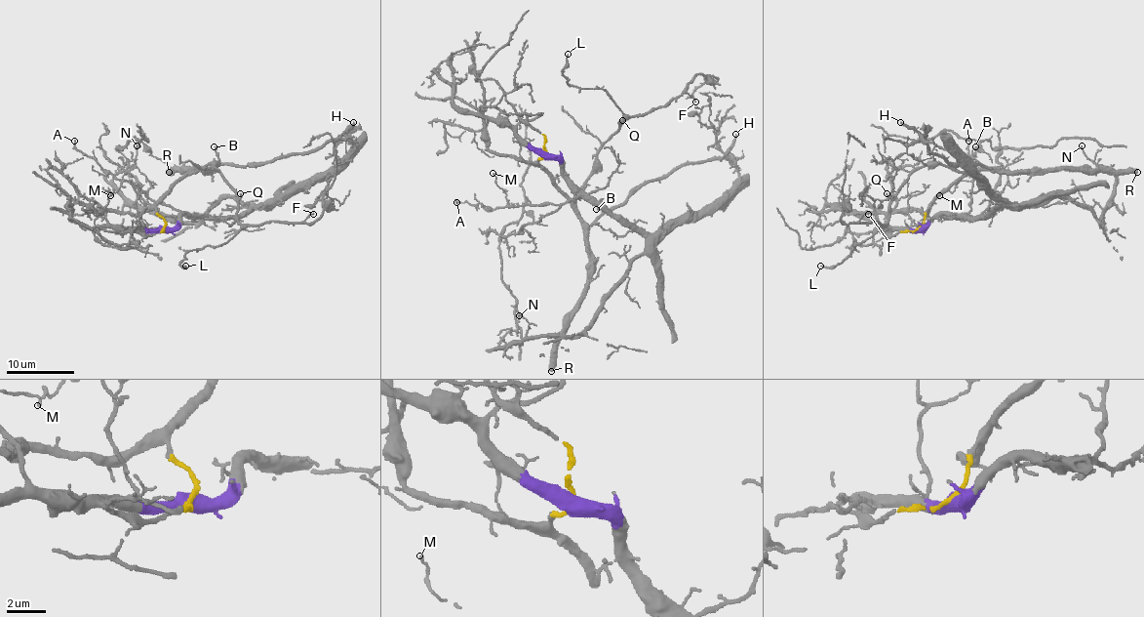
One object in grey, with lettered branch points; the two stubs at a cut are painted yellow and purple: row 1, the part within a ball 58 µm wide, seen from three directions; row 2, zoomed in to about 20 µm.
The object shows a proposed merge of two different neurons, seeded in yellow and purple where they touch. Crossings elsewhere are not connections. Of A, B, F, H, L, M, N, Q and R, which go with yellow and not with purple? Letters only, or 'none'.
B, F, H, L, Q, R

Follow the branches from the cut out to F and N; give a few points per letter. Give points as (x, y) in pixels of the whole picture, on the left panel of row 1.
F: (163, 228), (165, 220), (156, 204), (179, 179), (209, 164), (234, 191), (241, 224), (301, 222), (314, 213)
N: (163, 228), (262, 206), (227, 197), (195, 222), (139, 210), (113, 183), (138, 145)

